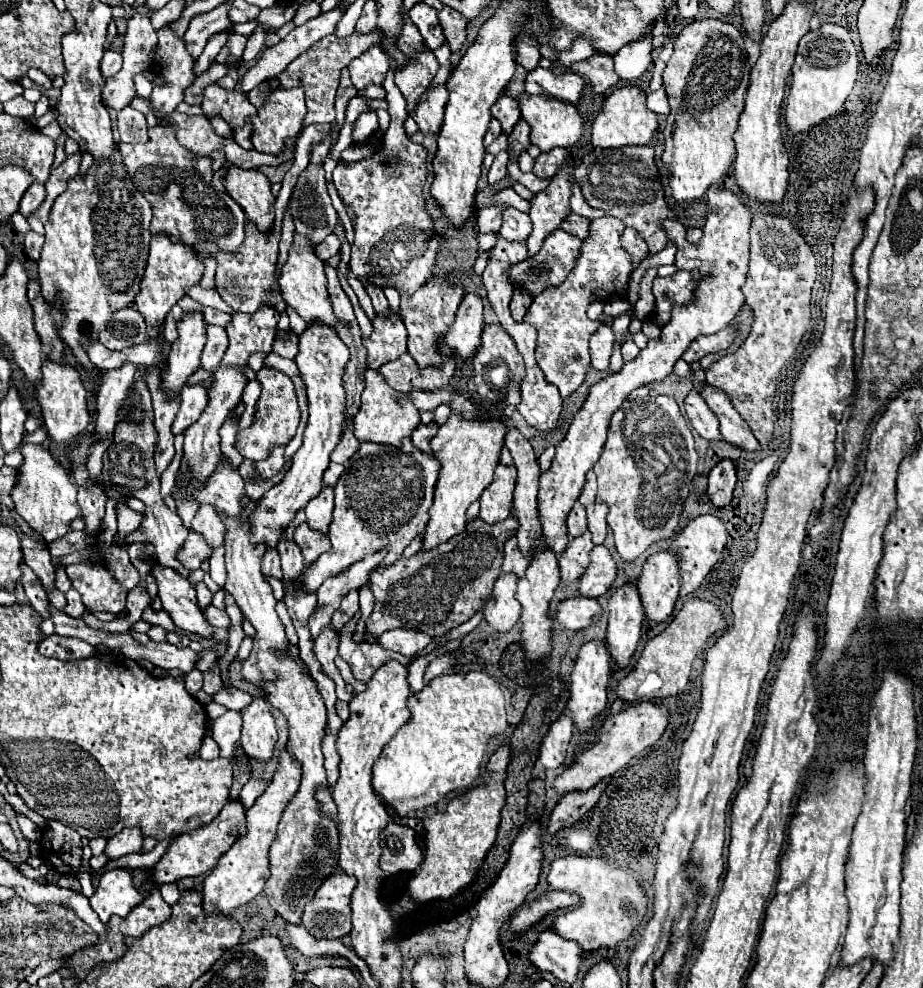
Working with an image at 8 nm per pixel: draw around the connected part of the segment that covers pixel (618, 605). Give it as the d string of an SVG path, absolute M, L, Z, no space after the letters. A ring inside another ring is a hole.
M625 582L609 598L607 646L611 650L615 666L623 668L629 664L629 658L641 638L641 626L643 606L637 582Z

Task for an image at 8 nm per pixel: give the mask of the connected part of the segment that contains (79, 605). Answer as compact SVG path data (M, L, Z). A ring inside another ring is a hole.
M71 588L71 590L65 594L65 598L67 598L67 608L65 608L63 612L67 612L67 614L73 616L73 618L81 618L81 614L85 612L85 606L83 606L83 602L81 602L81 594L79 594L75 588Z

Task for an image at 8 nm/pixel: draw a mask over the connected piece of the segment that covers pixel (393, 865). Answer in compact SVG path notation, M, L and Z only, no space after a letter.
M387 824L381 832L381 868L387 874L397 874L401 870L415 870L423 856L415 842L415 832L403 824Z

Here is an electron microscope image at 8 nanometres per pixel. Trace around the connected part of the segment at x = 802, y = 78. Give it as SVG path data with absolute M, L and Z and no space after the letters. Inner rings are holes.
M823 24L821 28L807 32L799 42L791 72L793 80L785 106L785 124L793 134L797 134L811 130L819 124L819 120L837 114L853 90L859 74L859 64L857 48L849 30L839 24Z

